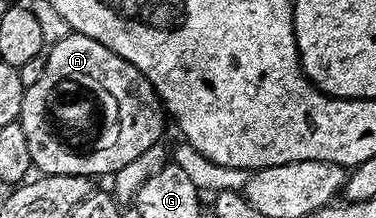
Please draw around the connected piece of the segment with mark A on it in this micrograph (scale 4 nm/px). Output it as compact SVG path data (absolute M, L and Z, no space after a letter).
M71 33L63 37L63 41L52 44L45 55L47 69L43 69L43 77L35 81L35 85L25 88L23 97L23 109L19 122L23 125L23 133L27 133L27 145L31 153L33 167L41 175L97 175L112 176L123 165L131 162L131 151L125 149L105 149L103 153L93 153L85 157L75 157L73 153L67 153L59 143L57 131L51 127L47 115L43 113L45 97L53 89L61 89L63 83L150 83L149 78L135 65L131 65L123 57L116 55L107 45L95 41L86 35Z

